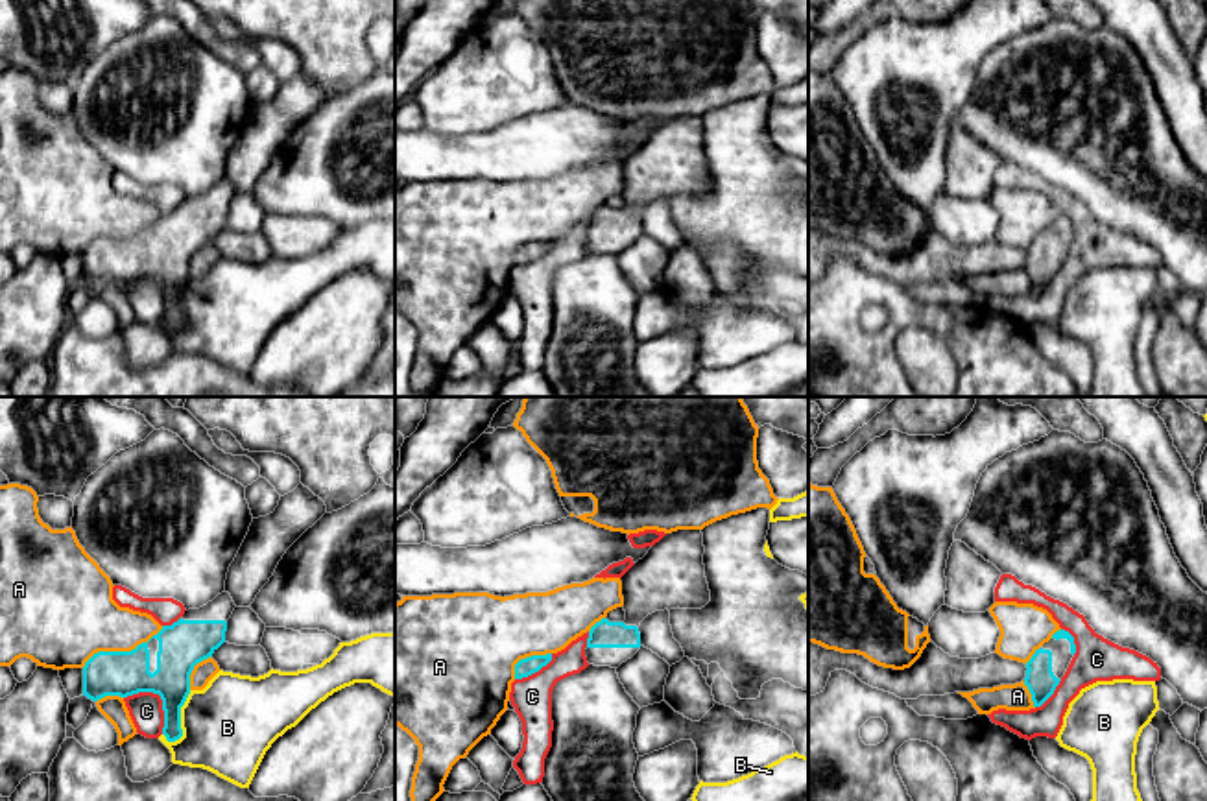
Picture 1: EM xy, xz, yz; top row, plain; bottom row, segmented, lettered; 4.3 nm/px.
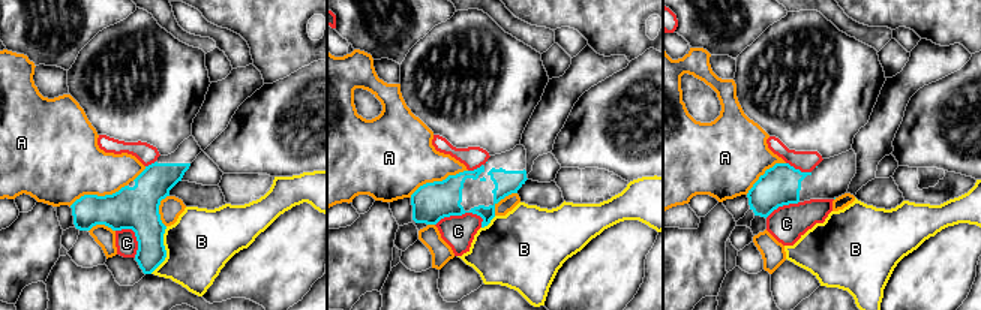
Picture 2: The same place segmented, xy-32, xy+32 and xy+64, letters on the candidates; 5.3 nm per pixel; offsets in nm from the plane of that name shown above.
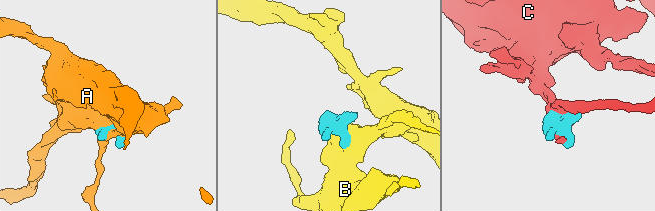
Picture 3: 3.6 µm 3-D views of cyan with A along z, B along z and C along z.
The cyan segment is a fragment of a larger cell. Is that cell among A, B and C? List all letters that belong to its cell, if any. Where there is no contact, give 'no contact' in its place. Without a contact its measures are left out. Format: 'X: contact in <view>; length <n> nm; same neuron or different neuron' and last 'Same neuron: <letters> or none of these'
A: contact in xy; length 400 nm; different neuron
B: contact in xy; length 260 nm; different neuron
C: contact in xy; length 240 nm; different neuron
Same neuron: none of these

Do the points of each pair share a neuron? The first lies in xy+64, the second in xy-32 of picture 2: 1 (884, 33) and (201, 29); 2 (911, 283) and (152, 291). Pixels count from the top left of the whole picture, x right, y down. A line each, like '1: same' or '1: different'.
1: different
2: different

